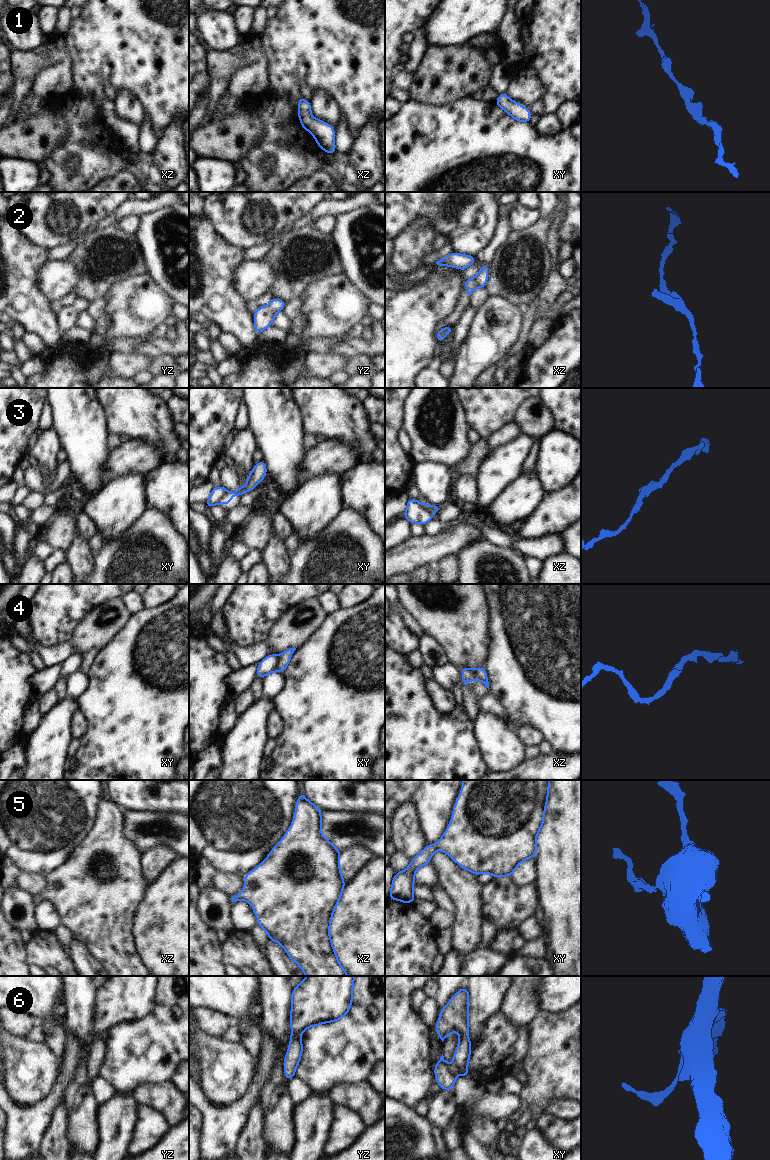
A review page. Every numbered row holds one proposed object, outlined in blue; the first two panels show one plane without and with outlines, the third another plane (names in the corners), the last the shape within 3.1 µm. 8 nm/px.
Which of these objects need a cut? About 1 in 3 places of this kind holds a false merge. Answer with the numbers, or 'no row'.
3, 4

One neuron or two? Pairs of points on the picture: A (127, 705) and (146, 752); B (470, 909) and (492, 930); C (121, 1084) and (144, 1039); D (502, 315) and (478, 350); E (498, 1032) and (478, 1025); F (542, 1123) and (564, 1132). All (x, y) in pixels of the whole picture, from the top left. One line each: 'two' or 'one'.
A: one
B: two
C: one
D: one
E: two
F: one

